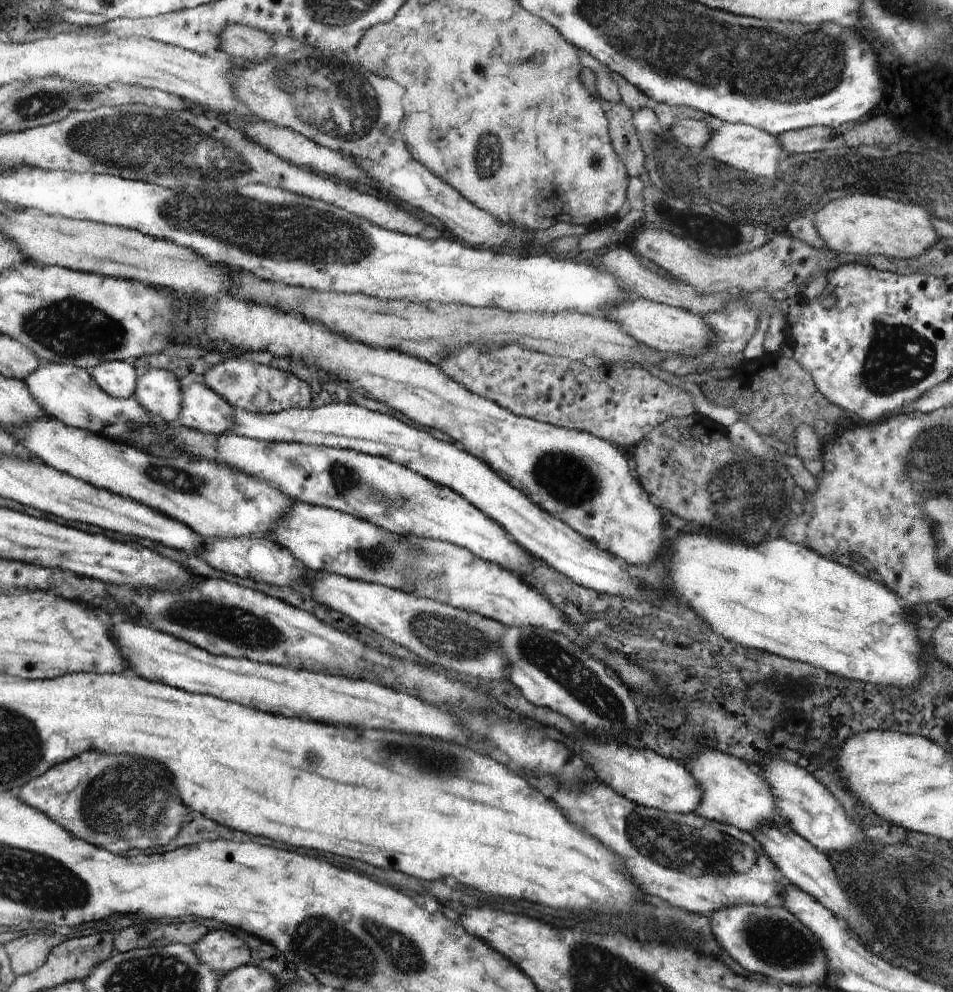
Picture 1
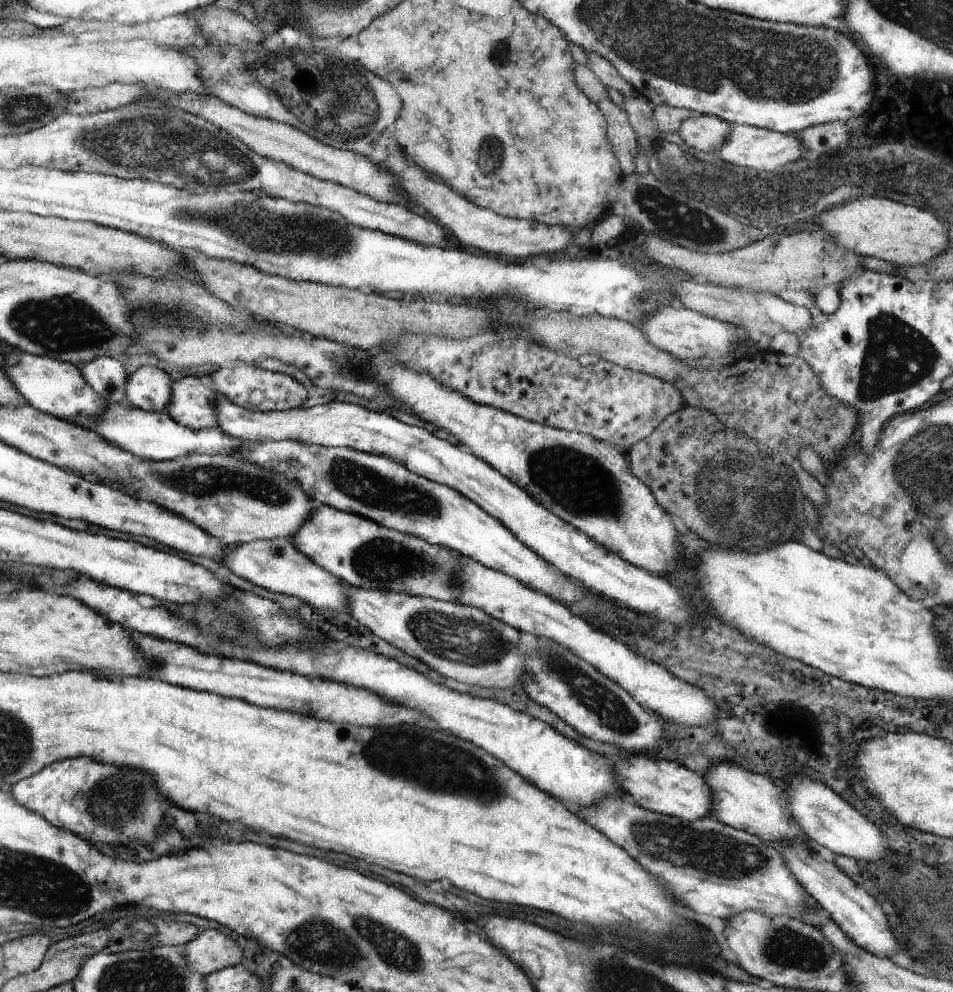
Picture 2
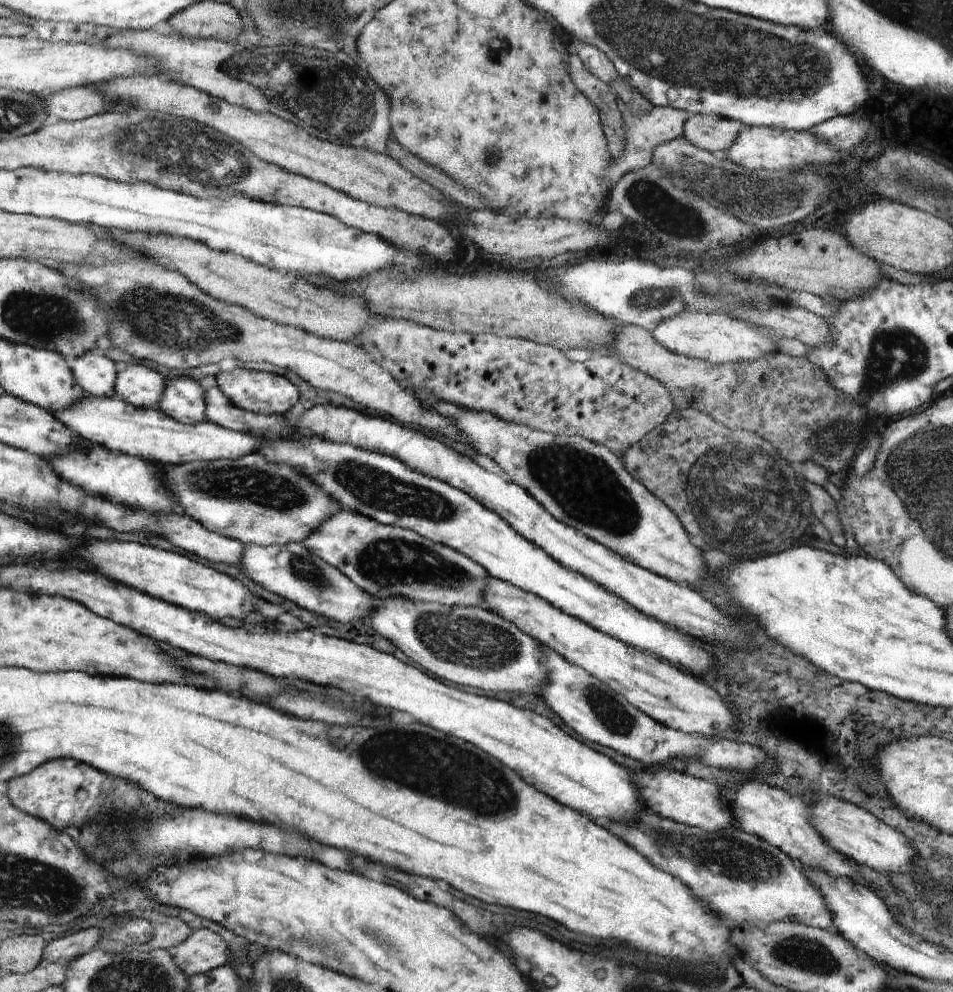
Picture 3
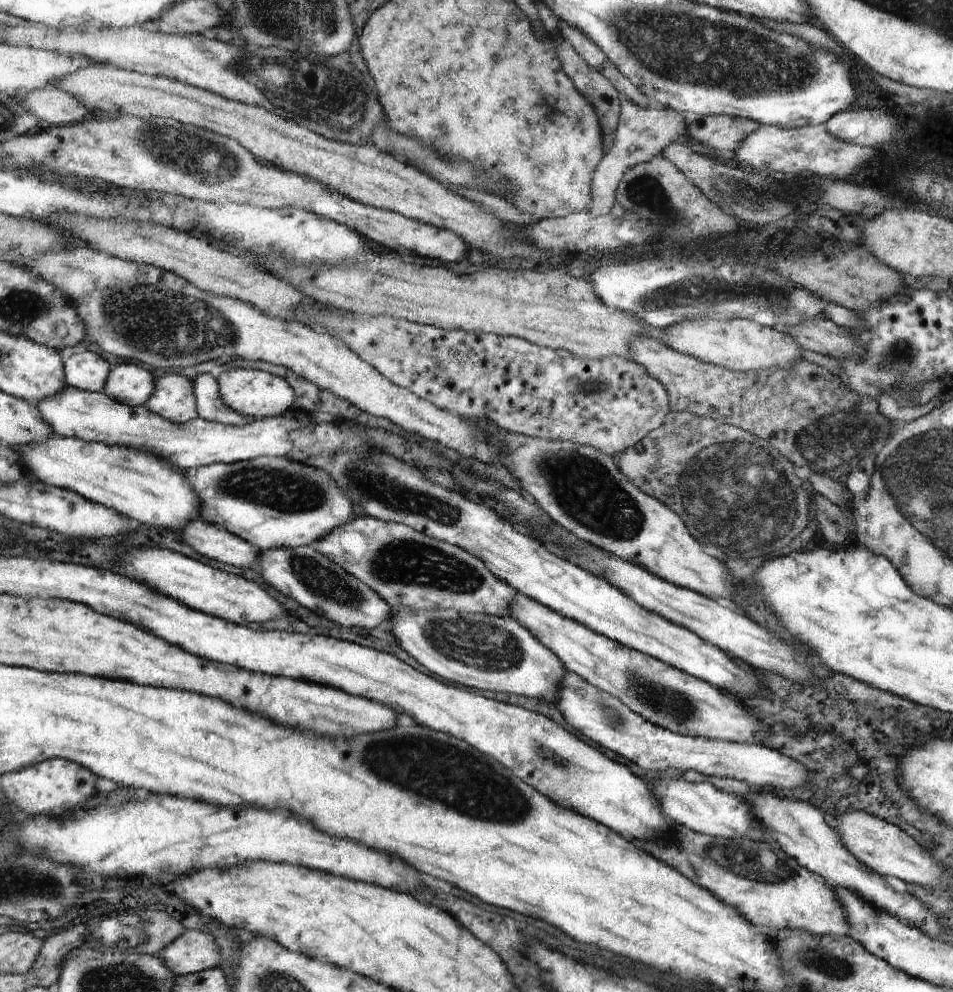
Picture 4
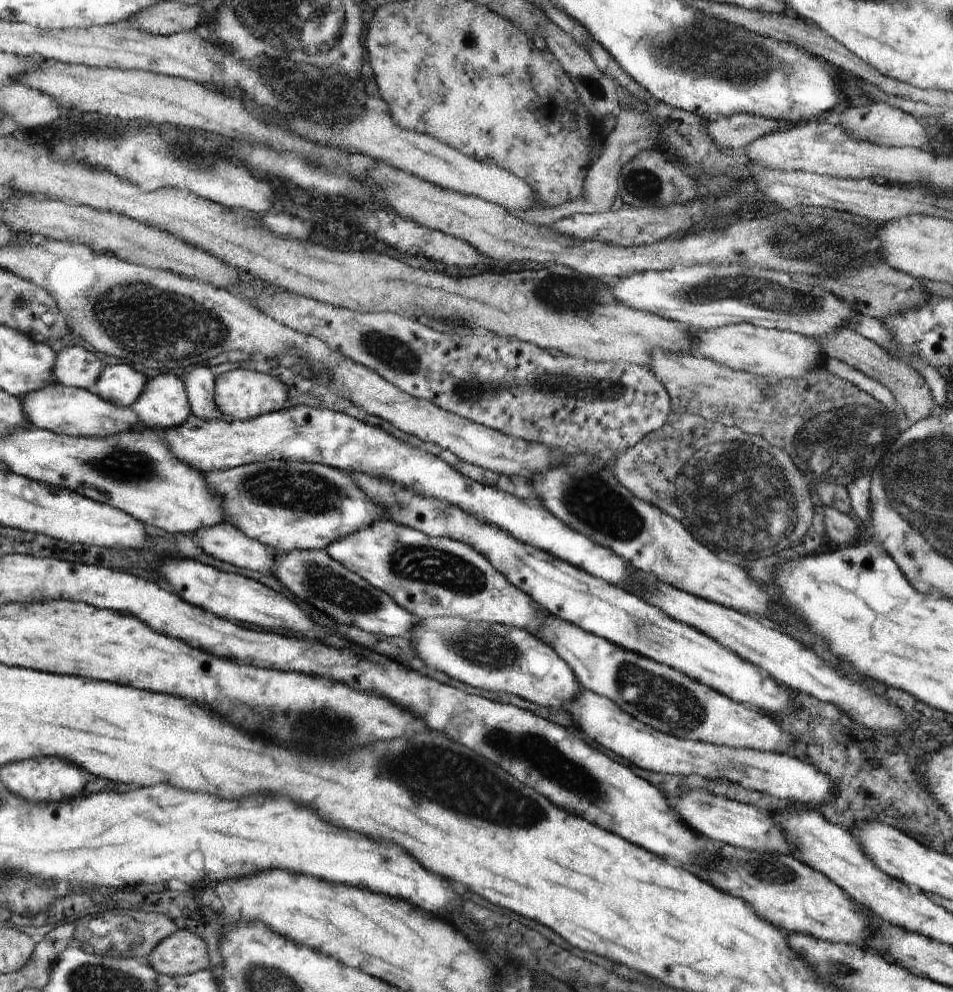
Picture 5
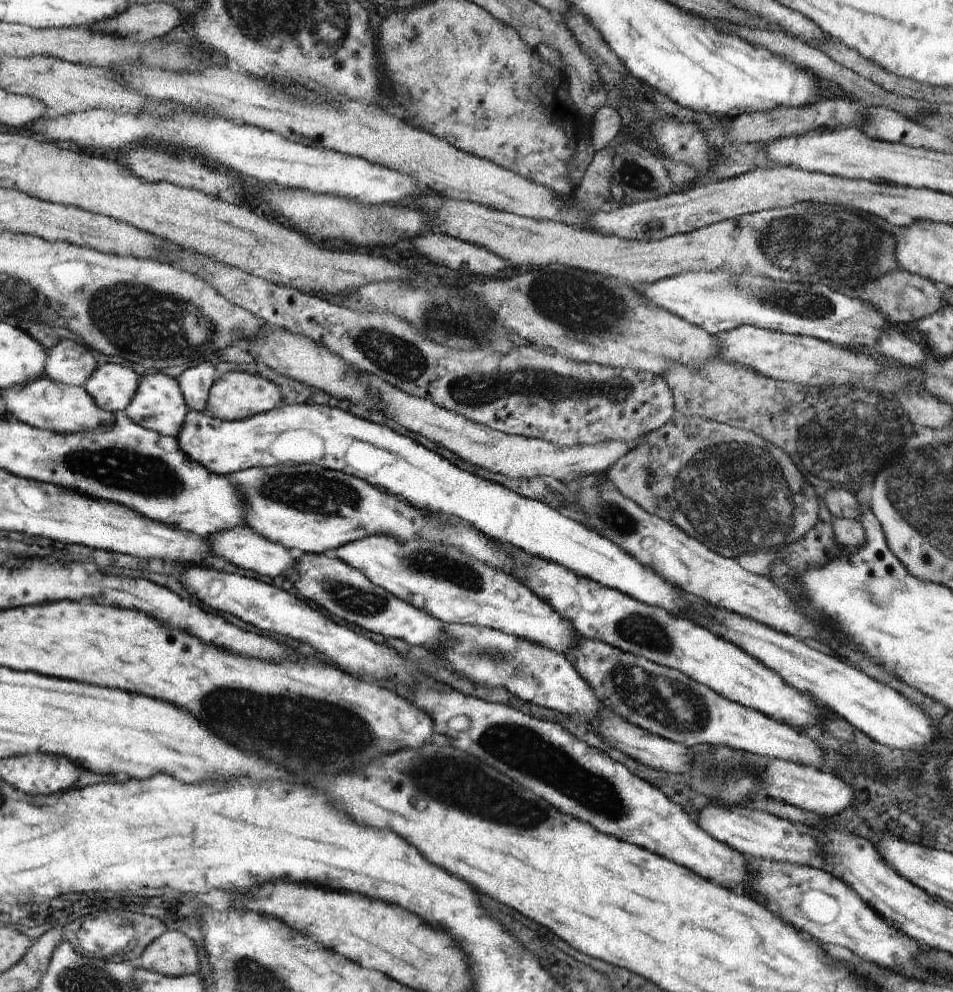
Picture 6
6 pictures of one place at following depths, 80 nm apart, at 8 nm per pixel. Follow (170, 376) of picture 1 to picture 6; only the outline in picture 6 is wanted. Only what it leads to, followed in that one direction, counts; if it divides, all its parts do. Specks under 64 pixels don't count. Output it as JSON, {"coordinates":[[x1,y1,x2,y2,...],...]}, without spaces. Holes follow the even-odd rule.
{"coordinates":[[105,363,83,386,98,406,115,414,129,406,138,393,138,376,134,370,116,363]]}

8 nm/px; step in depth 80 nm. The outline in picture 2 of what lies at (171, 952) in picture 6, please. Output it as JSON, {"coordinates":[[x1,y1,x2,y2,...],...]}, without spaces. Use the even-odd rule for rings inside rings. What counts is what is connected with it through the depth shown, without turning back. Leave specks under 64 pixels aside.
{"coordinates":[[202,929,194,940,182,947,180,954,184,954,188,966,202,976,240,965,242,960,240,946,218,930]]}

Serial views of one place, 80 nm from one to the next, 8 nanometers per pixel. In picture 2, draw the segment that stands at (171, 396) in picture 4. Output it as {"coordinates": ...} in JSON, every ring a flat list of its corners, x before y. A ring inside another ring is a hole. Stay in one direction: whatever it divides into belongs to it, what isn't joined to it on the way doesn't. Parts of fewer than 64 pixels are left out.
{"coordinates":[[187,377,174,382,173,398,166,412,171,419,192,431,216,429,217,393,206,388,198,377]]}

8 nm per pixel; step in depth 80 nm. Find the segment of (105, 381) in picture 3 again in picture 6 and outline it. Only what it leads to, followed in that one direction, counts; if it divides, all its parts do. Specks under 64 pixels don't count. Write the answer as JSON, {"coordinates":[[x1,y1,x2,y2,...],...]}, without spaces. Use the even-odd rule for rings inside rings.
{"coordinates":[[62,340,50,349,46,376,57,383,83,387,98,366,82,342]]}

